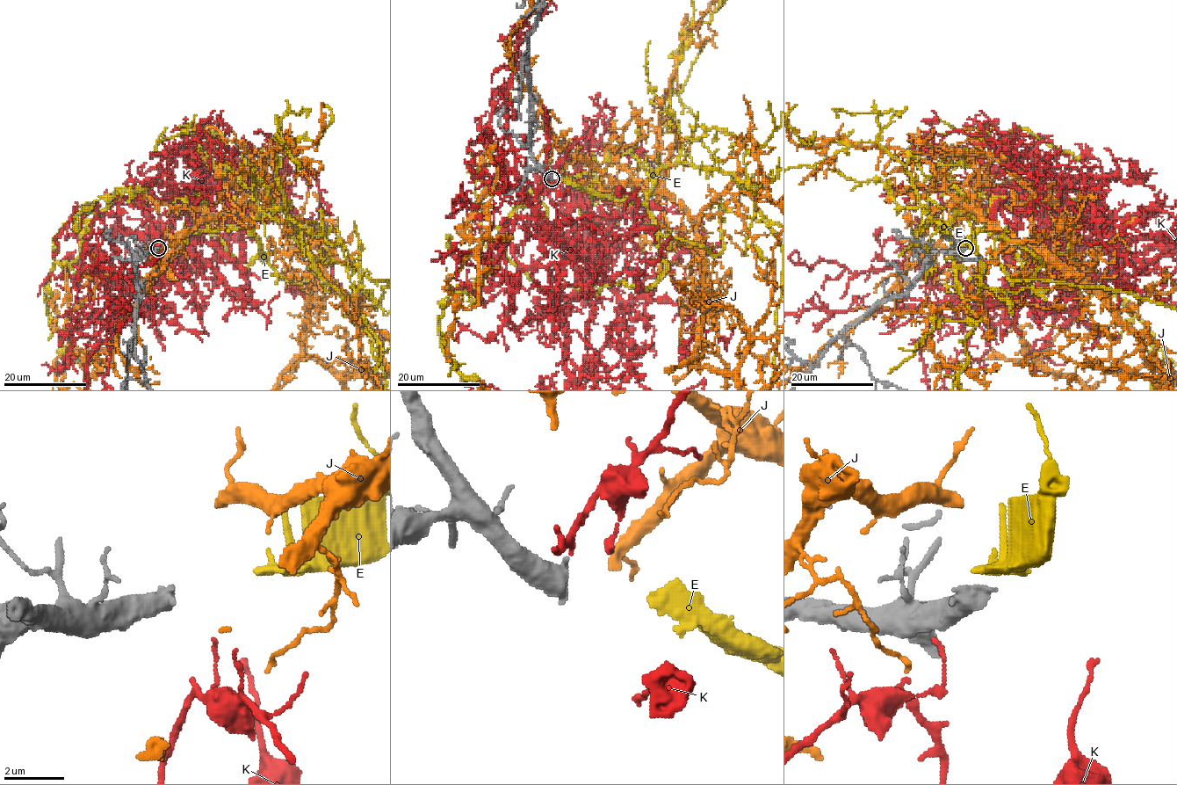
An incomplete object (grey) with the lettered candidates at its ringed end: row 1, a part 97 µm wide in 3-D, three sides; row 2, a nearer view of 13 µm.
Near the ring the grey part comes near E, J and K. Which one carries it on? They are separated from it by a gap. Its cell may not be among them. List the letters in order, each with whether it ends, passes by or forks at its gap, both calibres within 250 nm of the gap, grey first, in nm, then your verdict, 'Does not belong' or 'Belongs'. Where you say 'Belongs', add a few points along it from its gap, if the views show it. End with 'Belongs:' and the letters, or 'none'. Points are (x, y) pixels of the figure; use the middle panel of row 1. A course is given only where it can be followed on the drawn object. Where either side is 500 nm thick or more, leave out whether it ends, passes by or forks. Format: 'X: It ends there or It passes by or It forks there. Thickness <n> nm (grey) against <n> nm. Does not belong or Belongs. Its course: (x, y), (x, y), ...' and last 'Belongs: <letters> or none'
E: It ends there. Thickness 360 nm (grey) against 440 nm. Belongs. Its course: (563, 178), (639, 200), (660, 234), (713, 256), (718, 207), (762, 221), (781, 247), (774, 371)
J: It ends there. Thickness 360 nm (grey) against 360 nm. Does not belong
K: It ends there. Thickness 360 nm (grey) against 110 nm. Does not belong
Belongs: E

